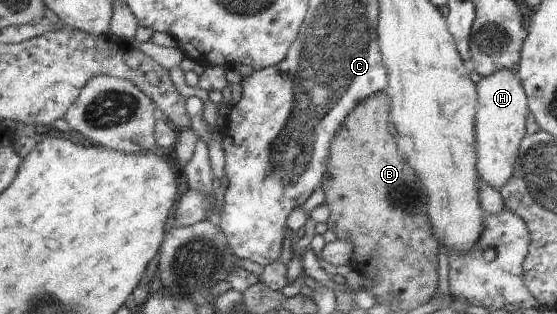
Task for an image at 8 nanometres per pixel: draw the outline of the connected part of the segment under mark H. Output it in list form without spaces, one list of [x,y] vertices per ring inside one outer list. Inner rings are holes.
[[[498,71],[492,77],[483,77],[477,85],[480,107],[478,108],[478,169],[486,183],[501,190],[516,175],[523,141],[530,135],[528,117],[531,113],[529,95],[519,78],[518,71]]]

